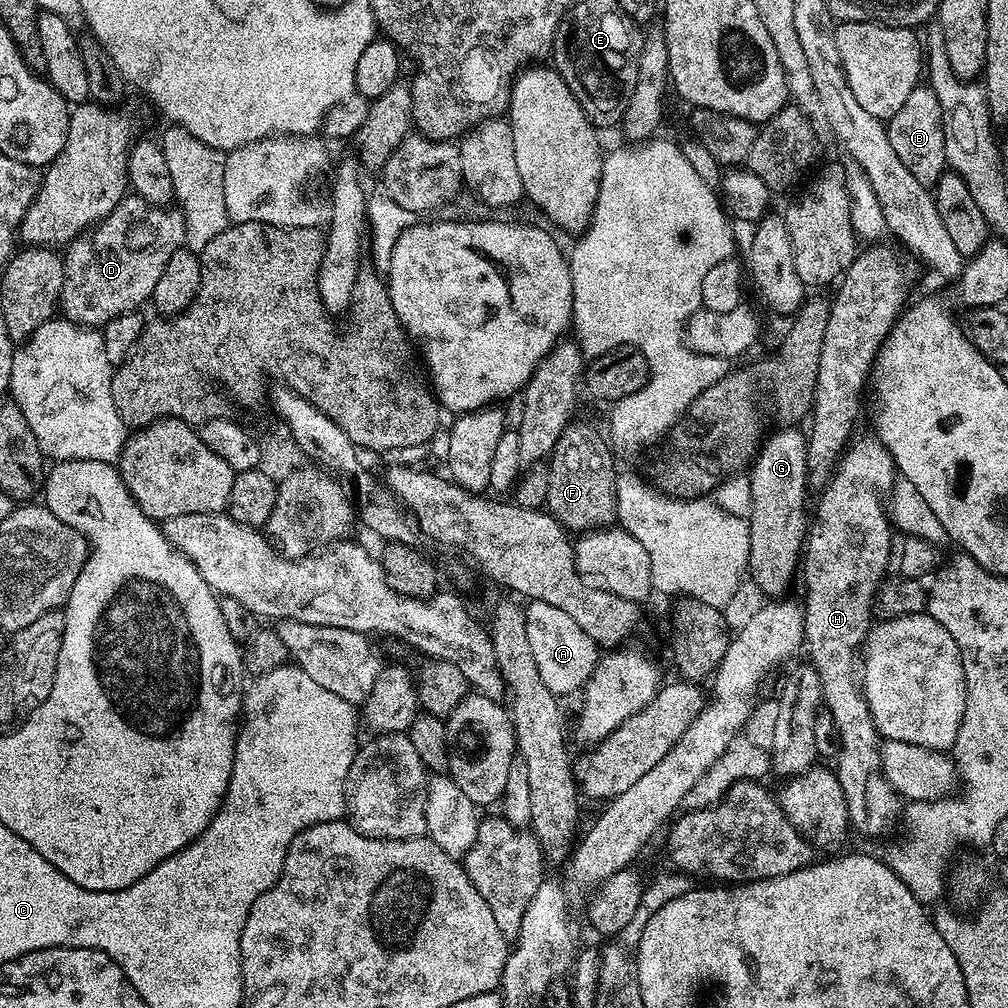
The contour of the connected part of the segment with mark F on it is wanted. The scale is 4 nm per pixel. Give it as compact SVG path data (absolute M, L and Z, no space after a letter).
M569 423L564 433L558 438L552 455L547 461L548 466L548 498L547 511L565 529L573 528L576 534L583 534L589 530L607 528L616 520L616 477L617 469L612 469L613 449L609 441L600 437L596 428L588 424Z

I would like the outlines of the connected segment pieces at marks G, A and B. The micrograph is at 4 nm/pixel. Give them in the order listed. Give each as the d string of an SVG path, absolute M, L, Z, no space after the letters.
M780 426L773 436L765 435L755 459L750 465L748 489L752 495L750 515L747 517L750 530L748 572L768 598L780 598L792 584L792 575L797 575L802 560L802 549L806 543L806 520L804 524L804 492L808 488L808 443L803 431L796 426Z
M534 600L527 605L524 617L526 638L530 638L530 654L534 654L534 666L538 666L538 674L542 682L557 698L563 698L567 692L579 693L596 665L598 645L590 638L590 634L586 634L586 630L582 630L582 626L578 626L578 622L574 622L574 618L569 618L563 610L558 610L558 606L550 606L541 600Z
M917 86L910 90L909 97L891 119L887 121L890 146L894 146L894 154L898 154L902 166L925 186L934 186L940 181L941 172L945 171L946 138L942 122L942 106L938 106L936 92L931 86Z

